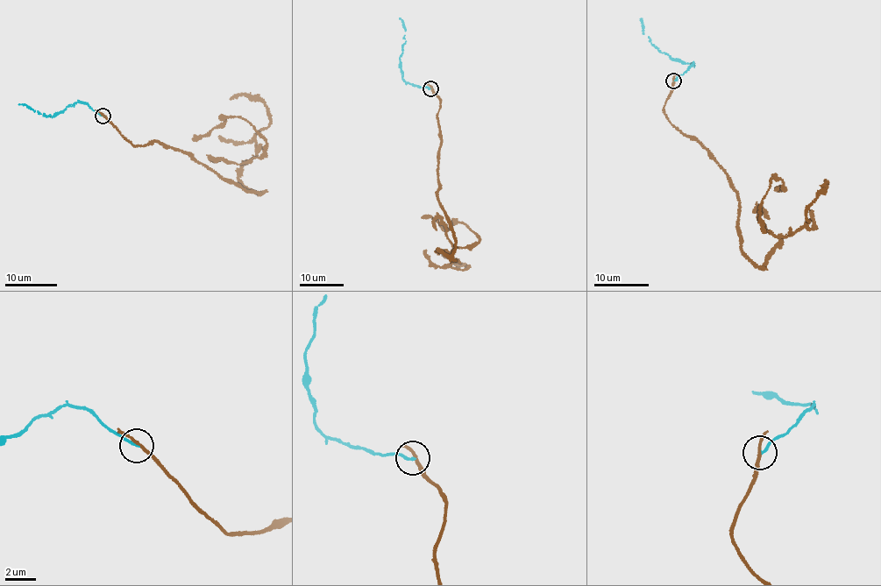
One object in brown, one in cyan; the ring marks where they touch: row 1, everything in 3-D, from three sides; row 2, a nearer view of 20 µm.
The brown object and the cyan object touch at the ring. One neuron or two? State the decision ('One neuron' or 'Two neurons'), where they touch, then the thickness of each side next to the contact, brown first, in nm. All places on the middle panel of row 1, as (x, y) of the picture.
Two neurons. Place: (430, 88). Thickness 180 nm (brown) against 160 nm

